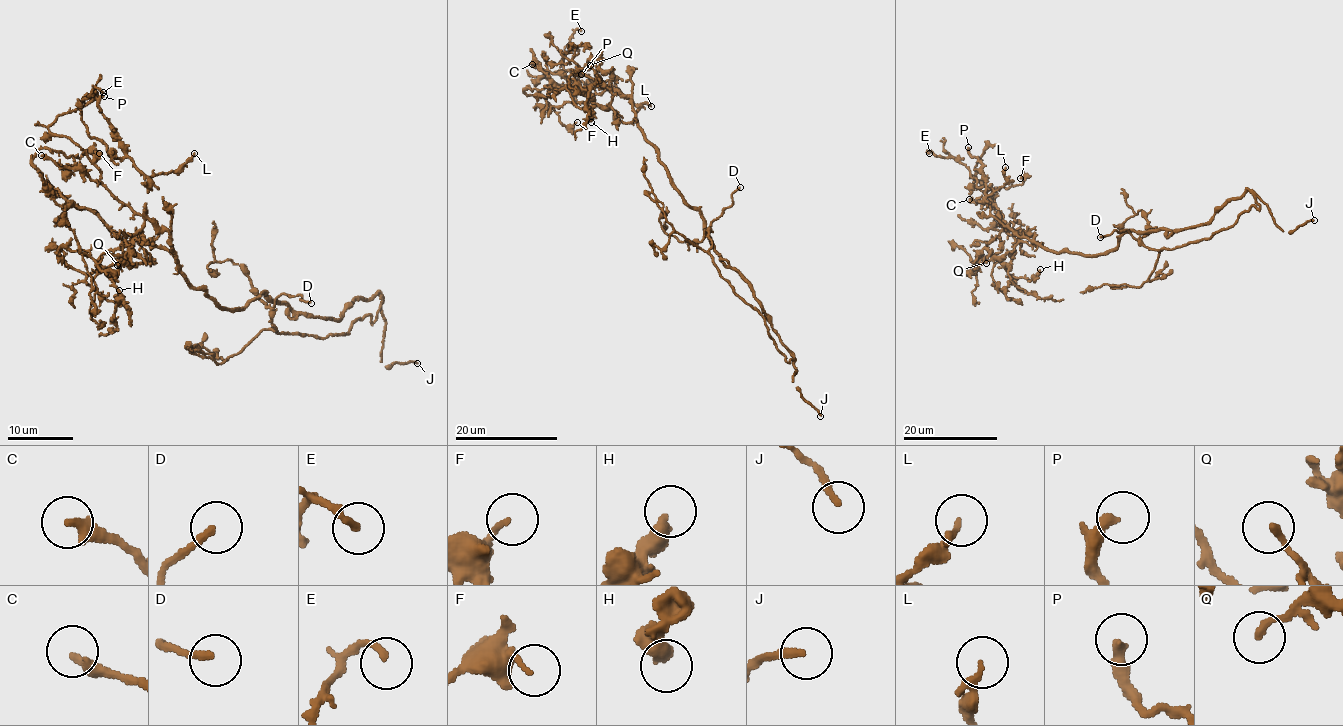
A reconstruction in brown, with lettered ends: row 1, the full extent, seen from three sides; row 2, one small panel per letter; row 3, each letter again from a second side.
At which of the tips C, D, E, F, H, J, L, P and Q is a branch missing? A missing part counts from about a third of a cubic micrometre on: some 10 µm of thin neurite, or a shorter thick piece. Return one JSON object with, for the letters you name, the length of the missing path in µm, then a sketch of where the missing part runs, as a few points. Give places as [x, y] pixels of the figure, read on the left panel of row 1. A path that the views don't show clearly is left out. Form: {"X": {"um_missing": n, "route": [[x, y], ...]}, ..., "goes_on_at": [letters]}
{"D": {"um_missing": 30, "route": [[311, 303], [320, 295], [327, 300], [344, 285], [354, 286], [363, 282], [377, 259], [378, 236]]}, "J": {"um_missing": 60}, "goes_on_at": ["D", "J"]}

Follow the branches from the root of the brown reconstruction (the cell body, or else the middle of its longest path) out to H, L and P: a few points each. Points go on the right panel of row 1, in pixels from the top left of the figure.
H: (1101, 254), (1058, 253), (1040, 245), (1034, 234), (1021, 234), (1005, 269), (1011, 276), (1030, 280), (1040, 269)
L: (1101, 254), (1058, 253), (1018, 237), (1003, 226), (990, 214), (986, 198), (1007, 181), (1005, 167)
P: (1101, 254), (1058, 253), (1018, 237), (1003, 226), (990, 214), (986, 201), (982, 163), (971, 156), (968, 147)

